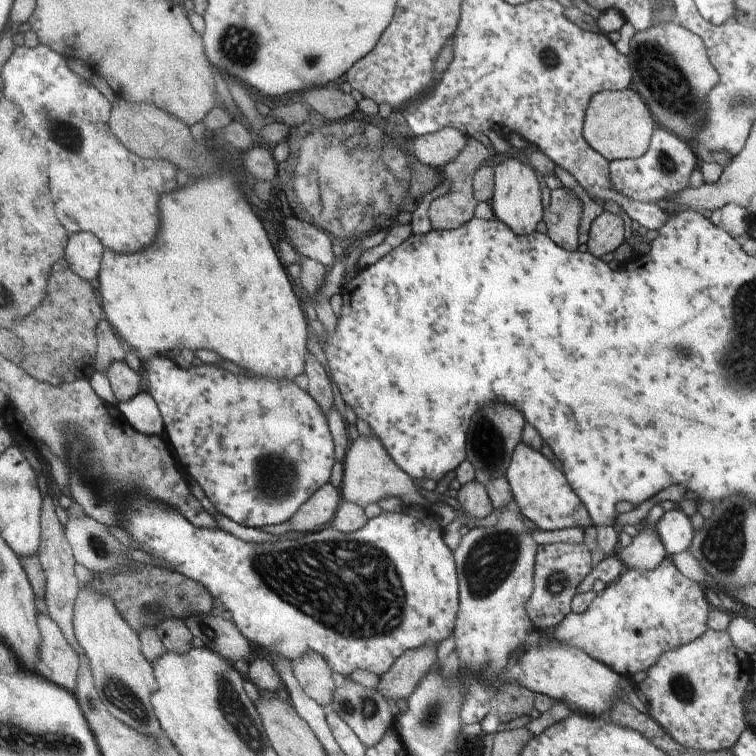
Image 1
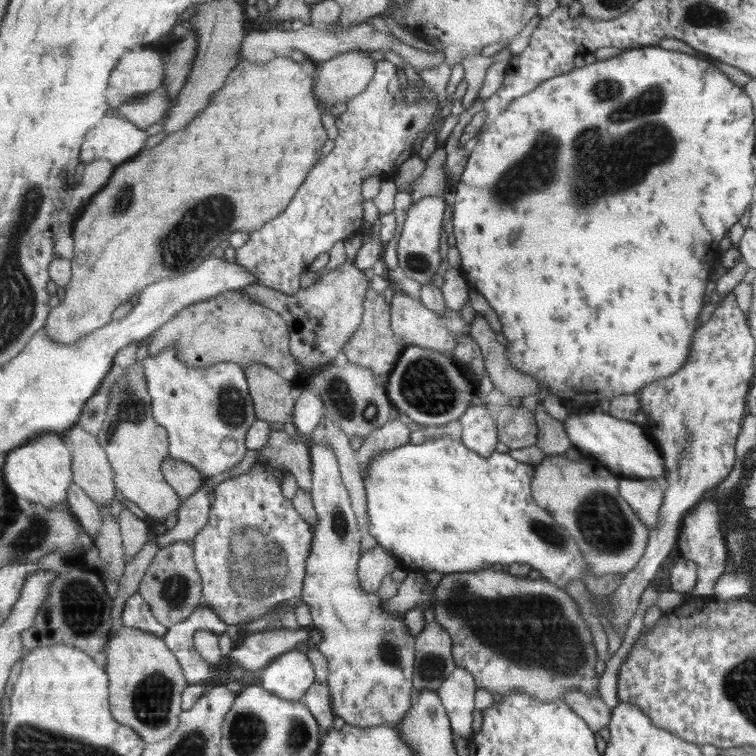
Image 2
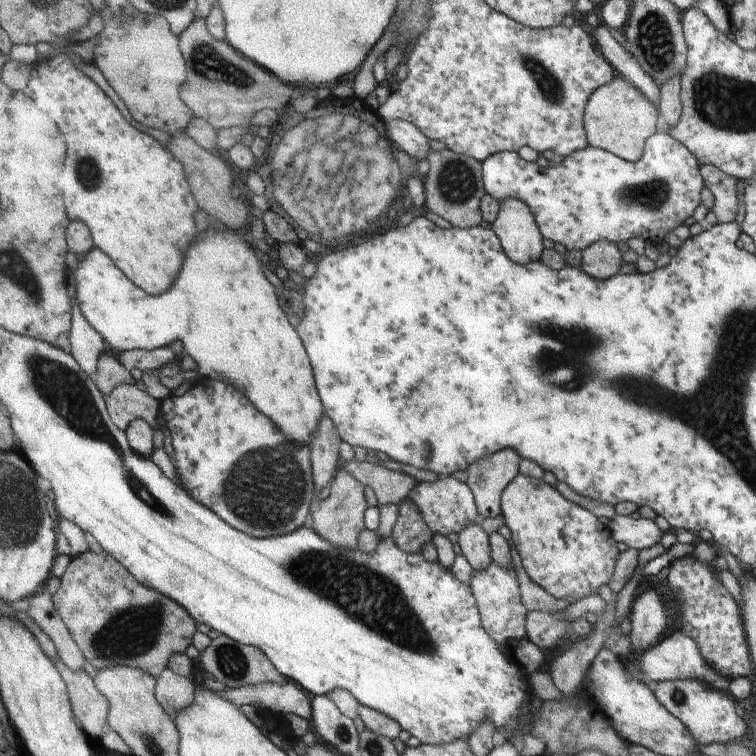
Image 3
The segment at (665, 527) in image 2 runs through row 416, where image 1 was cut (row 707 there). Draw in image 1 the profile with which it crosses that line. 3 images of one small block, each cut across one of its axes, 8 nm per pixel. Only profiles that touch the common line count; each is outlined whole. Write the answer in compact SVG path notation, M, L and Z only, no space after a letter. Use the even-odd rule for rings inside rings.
M707 629L699 638L661 653L645 679L633 684L637 698L675 742L694 751L729 751L745 725L745 700L751 690L749 657L737 650L725 631Z

